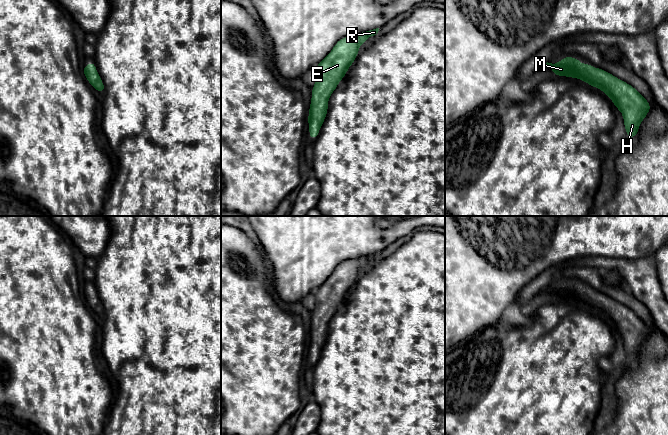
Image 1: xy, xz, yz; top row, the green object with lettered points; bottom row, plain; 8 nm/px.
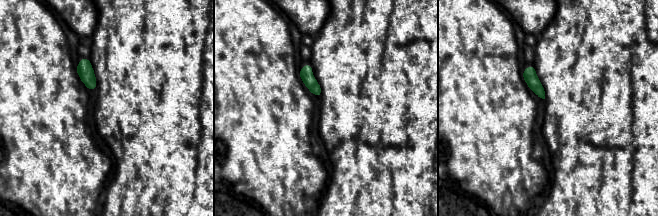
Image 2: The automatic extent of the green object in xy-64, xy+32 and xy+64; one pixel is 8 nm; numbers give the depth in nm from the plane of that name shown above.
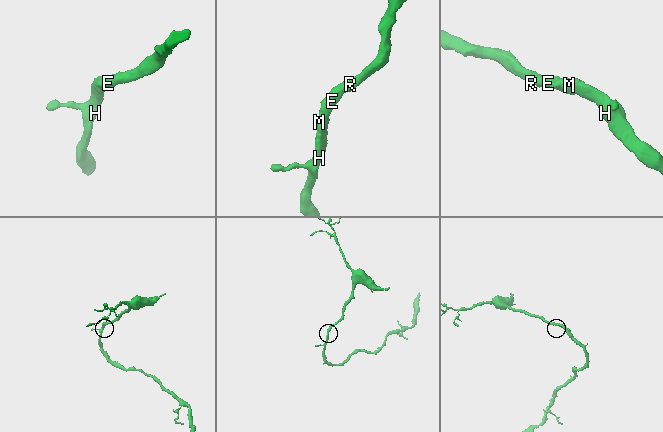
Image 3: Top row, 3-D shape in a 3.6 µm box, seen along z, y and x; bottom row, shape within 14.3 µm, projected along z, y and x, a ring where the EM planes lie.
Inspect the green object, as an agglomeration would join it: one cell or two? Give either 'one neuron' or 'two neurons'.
one neuron

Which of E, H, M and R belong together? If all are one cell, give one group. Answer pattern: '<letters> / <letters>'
E H M R

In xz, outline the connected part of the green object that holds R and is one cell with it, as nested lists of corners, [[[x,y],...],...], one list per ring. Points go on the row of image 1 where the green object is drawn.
[[[379,28],[340,39],[331,52],[315,67],[316,82],[309,107],[309,138],[317,139],[328,111],[328,100],[359,53],[359,46],[376,35]]]

